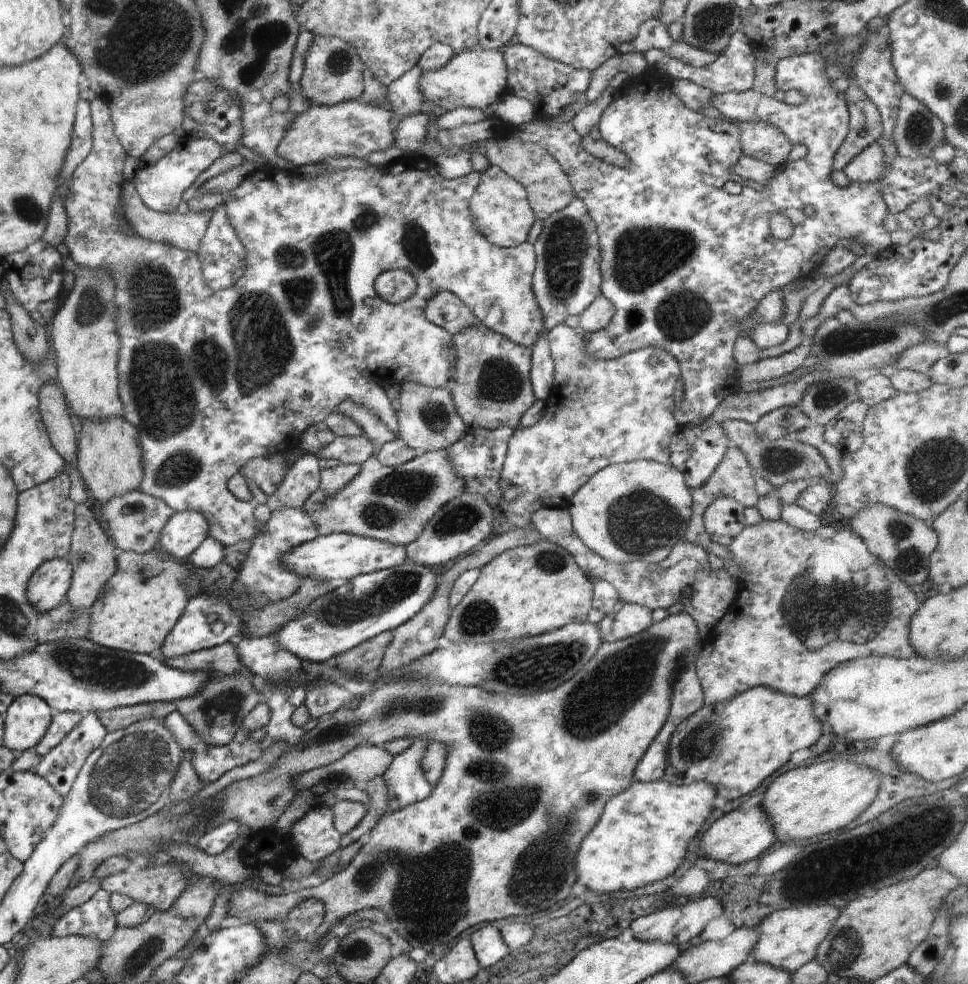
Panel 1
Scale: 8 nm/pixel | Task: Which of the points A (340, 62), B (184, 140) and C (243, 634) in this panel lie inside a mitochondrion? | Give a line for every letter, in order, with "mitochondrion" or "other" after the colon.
A: mitochondrion
B: other
C: other

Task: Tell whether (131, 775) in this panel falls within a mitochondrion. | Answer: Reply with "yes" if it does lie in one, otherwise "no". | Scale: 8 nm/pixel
yes

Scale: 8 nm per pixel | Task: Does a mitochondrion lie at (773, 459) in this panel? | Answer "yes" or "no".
yes

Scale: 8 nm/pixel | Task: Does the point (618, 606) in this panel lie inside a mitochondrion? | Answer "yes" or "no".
no

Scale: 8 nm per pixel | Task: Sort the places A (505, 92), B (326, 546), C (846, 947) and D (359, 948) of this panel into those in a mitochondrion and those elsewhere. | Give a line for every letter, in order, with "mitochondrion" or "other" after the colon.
A: other
B: other
C: mitochondrion
D: mitochondrion

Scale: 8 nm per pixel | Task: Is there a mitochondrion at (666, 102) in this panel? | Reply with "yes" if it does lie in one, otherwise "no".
no

